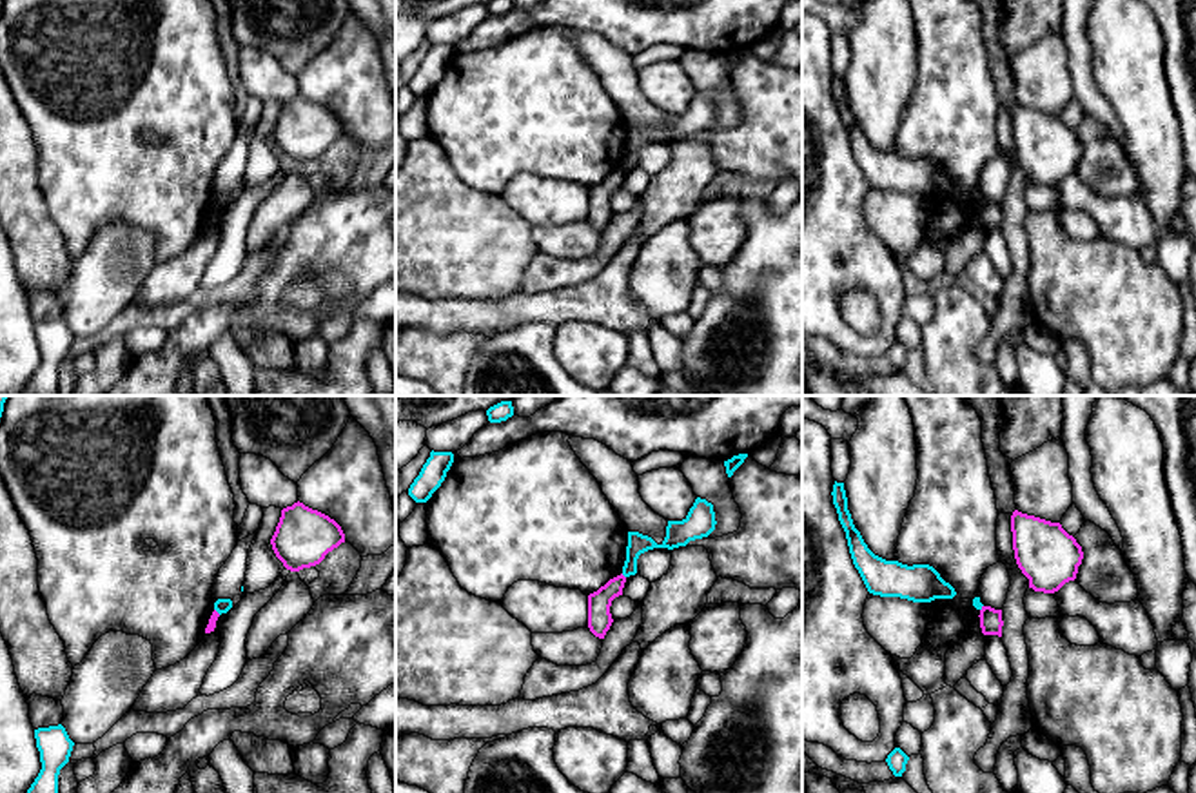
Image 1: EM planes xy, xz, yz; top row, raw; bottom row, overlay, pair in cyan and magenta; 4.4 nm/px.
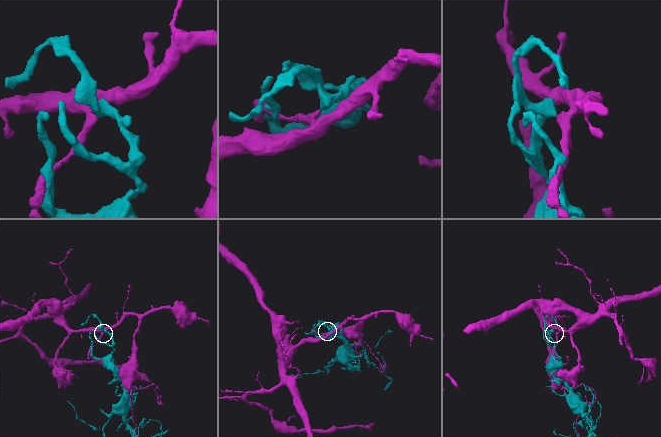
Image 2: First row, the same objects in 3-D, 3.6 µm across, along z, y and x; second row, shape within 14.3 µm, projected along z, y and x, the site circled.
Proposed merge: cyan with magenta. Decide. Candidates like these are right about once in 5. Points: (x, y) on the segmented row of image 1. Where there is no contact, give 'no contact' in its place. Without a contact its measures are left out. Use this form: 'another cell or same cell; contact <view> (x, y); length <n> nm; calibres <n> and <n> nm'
another cell; contact xy (218, 612); length 40 nm; calibres 60 and 40 nm

